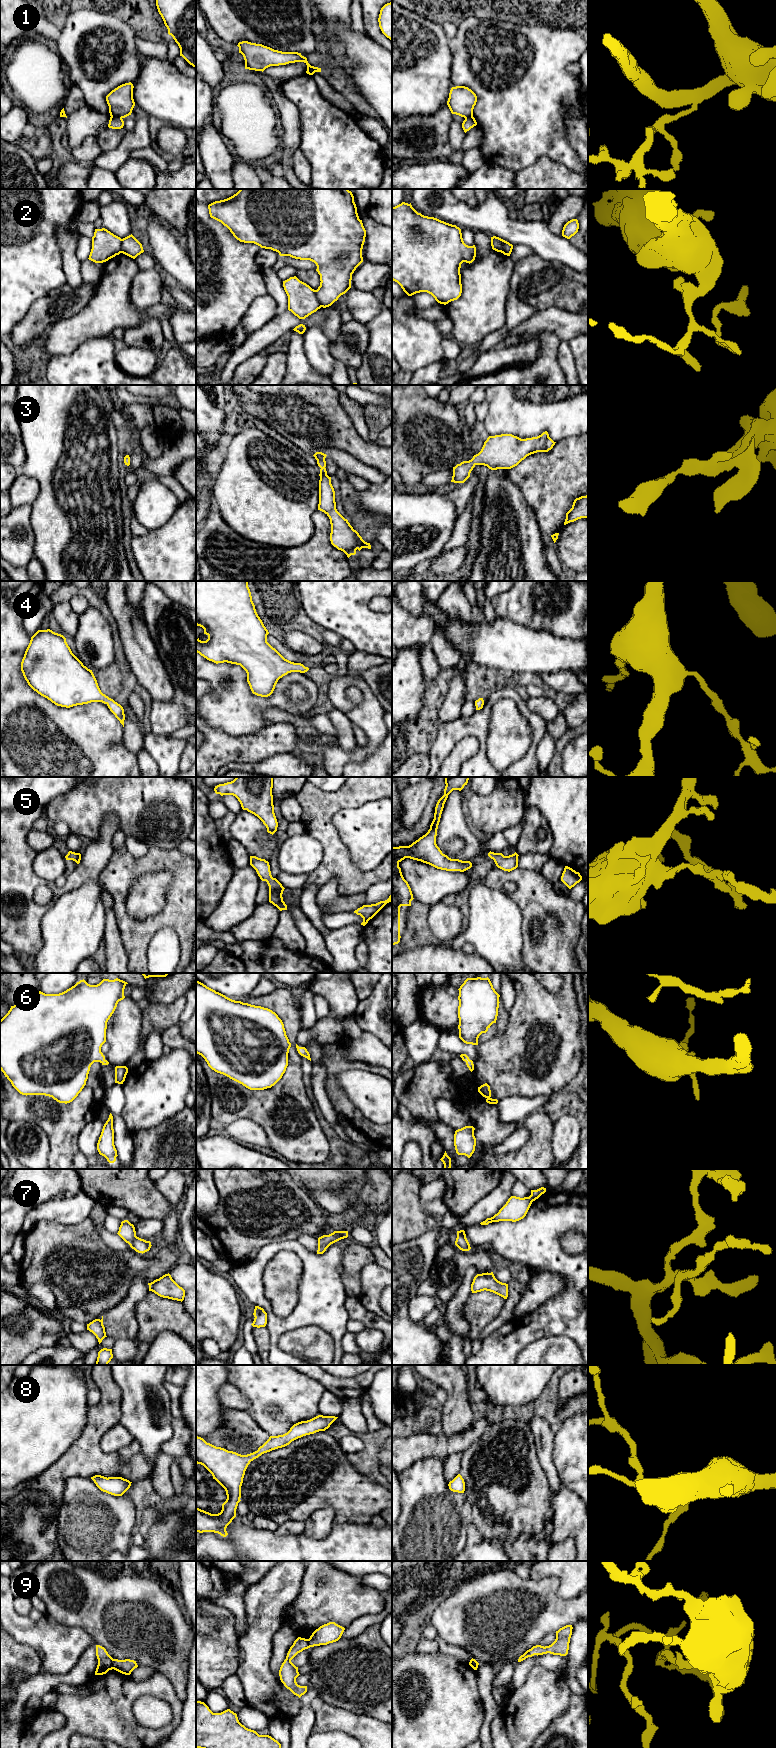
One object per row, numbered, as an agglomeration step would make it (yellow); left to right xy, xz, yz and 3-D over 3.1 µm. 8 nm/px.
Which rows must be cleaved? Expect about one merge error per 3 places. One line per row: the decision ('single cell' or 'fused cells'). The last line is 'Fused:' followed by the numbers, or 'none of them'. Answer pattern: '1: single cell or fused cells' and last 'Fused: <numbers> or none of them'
1: fused cells
2: fused cells
3: single cell
4: single cell
5: single cell
6: single cell
7: single cell
8: single cell
9: fused cells
Fused: 1, 2, 9

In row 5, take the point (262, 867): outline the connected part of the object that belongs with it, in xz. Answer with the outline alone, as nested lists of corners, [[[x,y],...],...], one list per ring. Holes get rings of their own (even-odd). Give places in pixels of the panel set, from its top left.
[[[250,856],[250,865],[256,870],[260,879],[267,882],[269,886],[269,902],[280,911],[287,910],[287,905],[282,897],[285,888],[276,878],[272,877],[269,862],[256,856]]]

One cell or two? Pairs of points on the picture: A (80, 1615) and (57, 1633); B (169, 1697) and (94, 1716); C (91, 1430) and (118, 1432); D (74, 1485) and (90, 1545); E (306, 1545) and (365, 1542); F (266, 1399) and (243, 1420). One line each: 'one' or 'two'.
A: two
B: one
C: two
D: one
E: one
F: two

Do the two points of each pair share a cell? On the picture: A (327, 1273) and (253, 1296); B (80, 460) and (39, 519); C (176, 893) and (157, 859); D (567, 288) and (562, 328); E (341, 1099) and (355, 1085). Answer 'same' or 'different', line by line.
A: same
B: same
C: same
D: different
E: different

